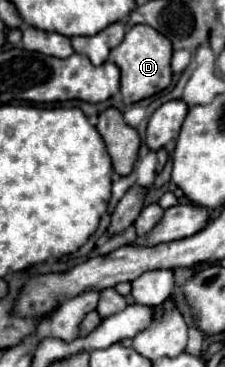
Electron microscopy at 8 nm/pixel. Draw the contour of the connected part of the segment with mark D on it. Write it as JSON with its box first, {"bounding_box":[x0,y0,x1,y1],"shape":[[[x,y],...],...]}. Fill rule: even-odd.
{"bounding_box":[109,24,173,106],"shape":[[[135,24],[125,34],[125,40],[111,50],[109,62],[117,64],[121,70],[121,94],[127,106],[143,98],[149,98],[171,84],[171,66],[169,66],[171,54],[173,48],[169,40],[165,40],[165,36],[161,36],[157,30],[149,28],[147,24]]]}

